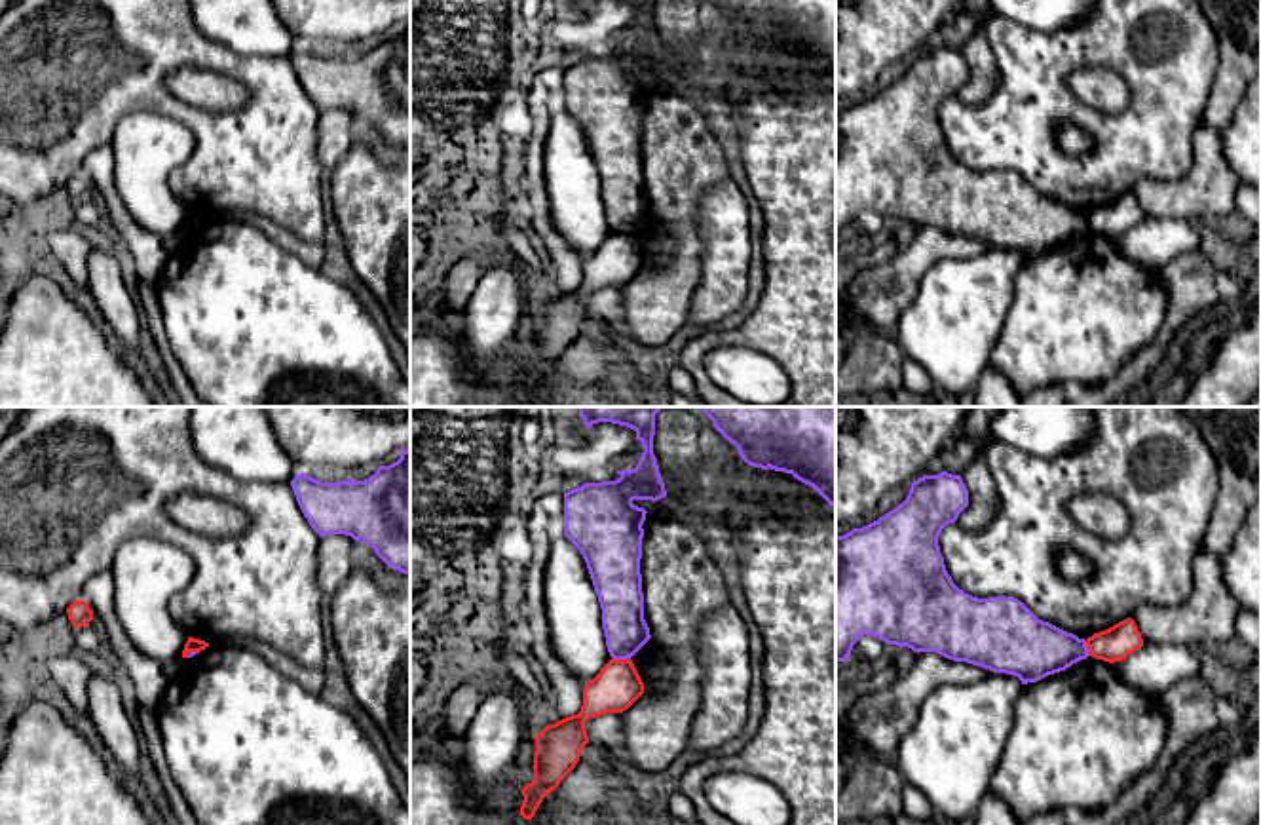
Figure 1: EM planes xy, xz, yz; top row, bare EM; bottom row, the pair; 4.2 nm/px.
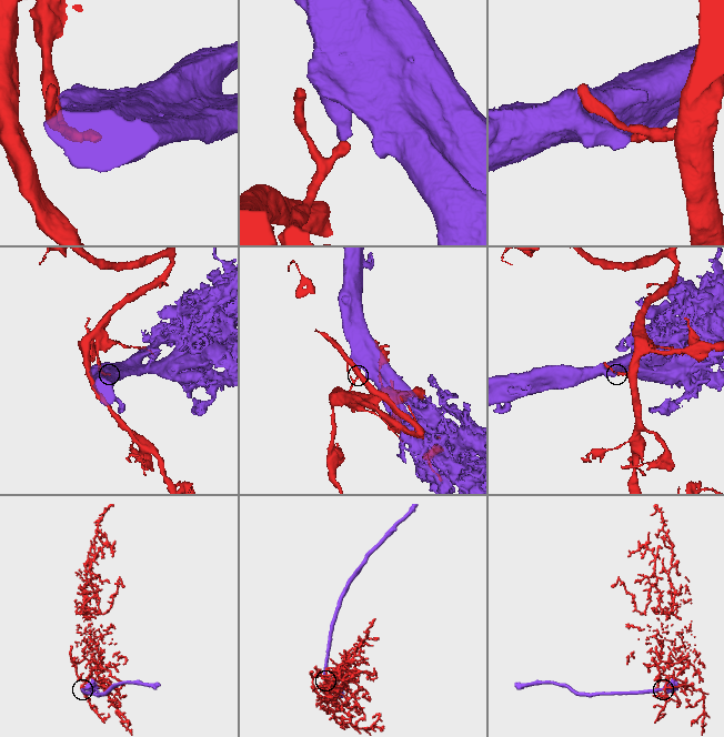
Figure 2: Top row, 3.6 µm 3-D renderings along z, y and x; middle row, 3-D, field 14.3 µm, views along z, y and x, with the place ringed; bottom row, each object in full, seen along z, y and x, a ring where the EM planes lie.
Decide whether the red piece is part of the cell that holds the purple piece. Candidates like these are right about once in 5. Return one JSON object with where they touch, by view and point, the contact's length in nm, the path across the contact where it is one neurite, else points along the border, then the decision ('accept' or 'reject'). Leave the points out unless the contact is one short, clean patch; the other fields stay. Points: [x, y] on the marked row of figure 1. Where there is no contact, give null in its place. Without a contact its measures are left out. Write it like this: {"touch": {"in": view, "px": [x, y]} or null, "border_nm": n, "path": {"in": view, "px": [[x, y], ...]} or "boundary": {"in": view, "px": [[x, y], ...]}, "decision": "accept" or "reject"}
{"touch": {"in": "xz", "px": [621, 658]}, "border_nm": 80, "boundary": {"in": "xz", "px": [[612, 656], [629, 658]]}, "decision": "reject"}

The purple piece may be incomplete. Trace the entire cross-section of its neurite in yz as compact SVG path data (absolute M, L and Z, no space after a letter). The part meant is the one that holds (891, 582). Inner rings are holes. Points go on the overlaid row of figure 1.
M948 471L923 475L912 483L906 500L894 509L862 528L836 536L836 662L847 662L855 643L862 635L874 635L887 644L908 646L917 654L936 652L953 662L1014 675L1027 684L1065 671L1090 656L1084 639L1039 620L1022 601L1014 597L978 599L953 584L940 553L938 536L946 525L957 521L967 506L969 490L961 475Z

